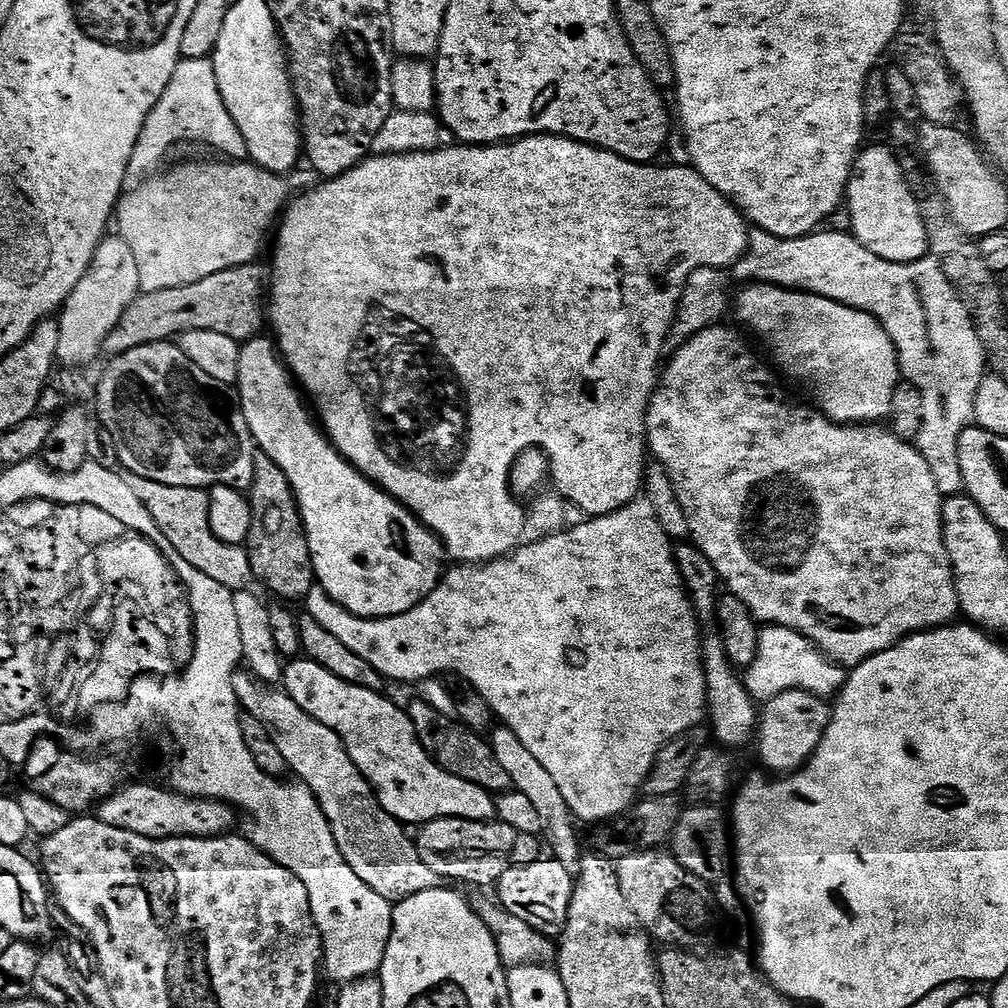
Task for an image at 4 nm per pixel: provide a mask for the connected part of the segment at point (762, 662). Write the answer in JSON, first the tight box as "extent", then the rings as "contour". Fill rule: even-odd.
{"extent":[746,626,845,702],"contour":[[[779,626],[761,627],[758,658],[746,670],[748,695],[756,702],[778,698],[778,694],[786,690],[802,690],[813,692],[816,696],[832,698],[844,687],[845,679],[845,665],[828,659],[802,634]]]}

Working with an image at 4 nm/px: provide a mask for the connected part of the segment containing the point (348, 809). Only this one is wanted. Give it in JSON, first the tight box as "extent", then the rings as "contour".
{"extent":[232,670,441,902],"contour":[[[237,670],[232,675],[234,694],[241,709],[245,713],[253,715],[254,718],[258,718],[258,721],[266,726],[270,738],[278,746],[278,751],[282,753],[282,758],[286,758],[289,769],[293,773],[296,771],[297,776],[295,777],[314,794],[314,798],[322,806],[322,814],[326,814],[326,818],[330,822],[330,830],[334,834],[334,840],[338,842],[338,850],[342,850],[342,858],[346,858],[350,870],[354,870],[354,874],[358,874],[358,878],[362,878],[362,882],[366,882],[366,886],[370,886],[372,890],[382,894],[382,898],[393,902],[405,900],[414,894],[422,894],[422,890],[441,887],[441,876],[434,874],[434,870],[430,870],[430,866],[426,866],[426,862],[422,862],[416,849],[415,839],[411,835],[408,837],[409,829],[400,821],[395,820],[380,805],[375,788],[361,774],[358,766],[354,766],[341,739],[328,726],[322,725],[317,719],[302,710],[283,689],[271,688],[270,685],[263,684],[258,677],[251,676],[250,673],[244,671]]]}

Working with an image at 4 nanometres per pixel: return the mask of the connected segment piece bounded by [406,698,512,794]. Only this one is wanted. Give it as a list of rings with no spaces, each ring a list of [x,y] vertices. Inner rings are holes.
[[[413,700],[413,704],[406,708],[410,722],[418,734],[420,745],[441,768],[466,782],[474,782],[474,786],[482,786],[493,794],[505,793],[512,788],[510,774],[502,770],[498,758],[494,758],[491,743],[481,733],[470,731],[456,718],[438,714],[438,710],[434,710],[434,706],[430,706],[425,700]]]

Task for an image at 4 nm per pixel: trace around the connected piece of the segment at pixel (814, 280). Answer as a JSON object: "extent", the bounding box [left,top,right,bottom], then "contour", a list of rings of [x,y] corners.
{"extent":[735,230,986,497],"contour":[[[756,230],[749,235],[748,248],[744,251],[744,257],[735,264],[735,272],[738,279],[744,280],[740,282],[776,284],[798,292],[812,292],[873,316],[894,342],[900,356],[903,379],[922,394],[922,430],[916,435],[914,443],[926,462],[930,462],[930,474],[934,474],[934,482],[938,482],[941,497],[959,496],[964,492],[956,447],[960,435],[973,423],[974,394],[978,394],[978,386],[986,375],[986,361],[982,342],[978,342],[978,334],[966,306],[960,301],[960,295],[952,288],[938,261],[925,258],[909,264],[886,262],[886,258],[870,254],[870,250],[859,244],[855,236],[831,230],[817,230],[789,240]]]}

